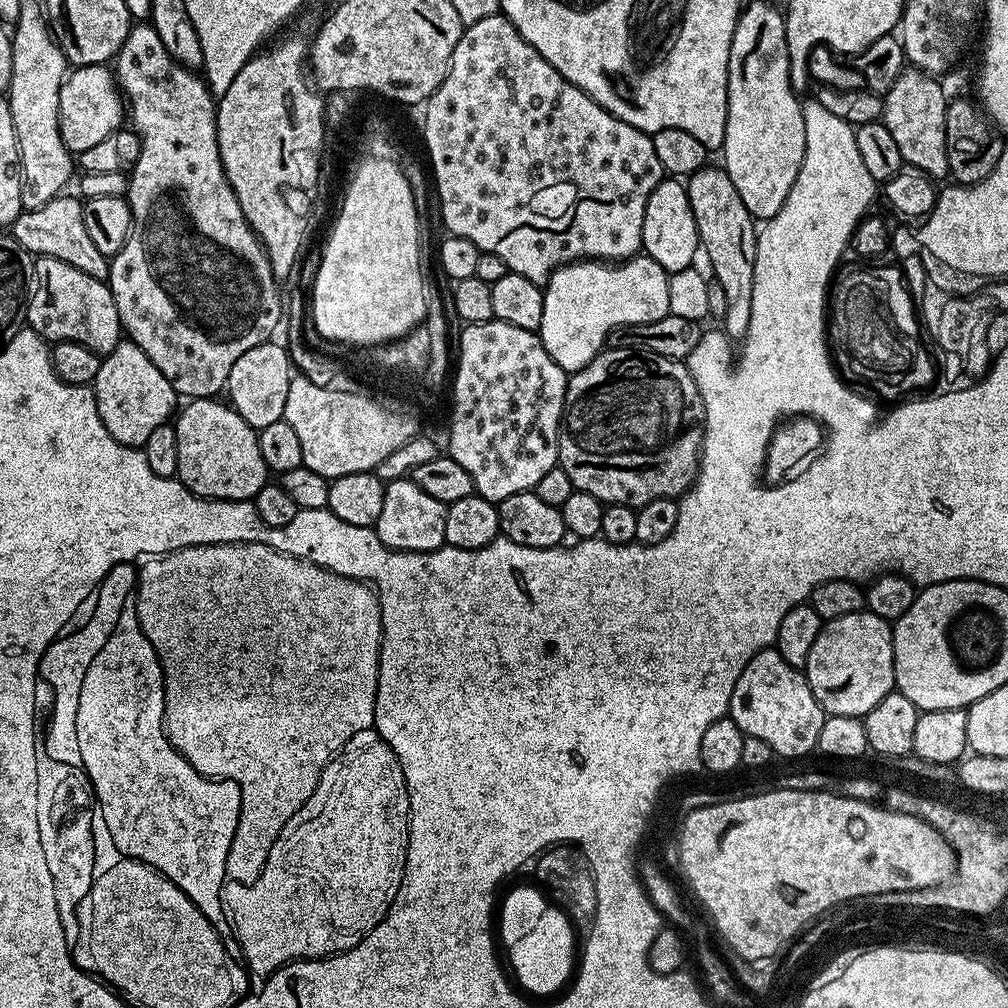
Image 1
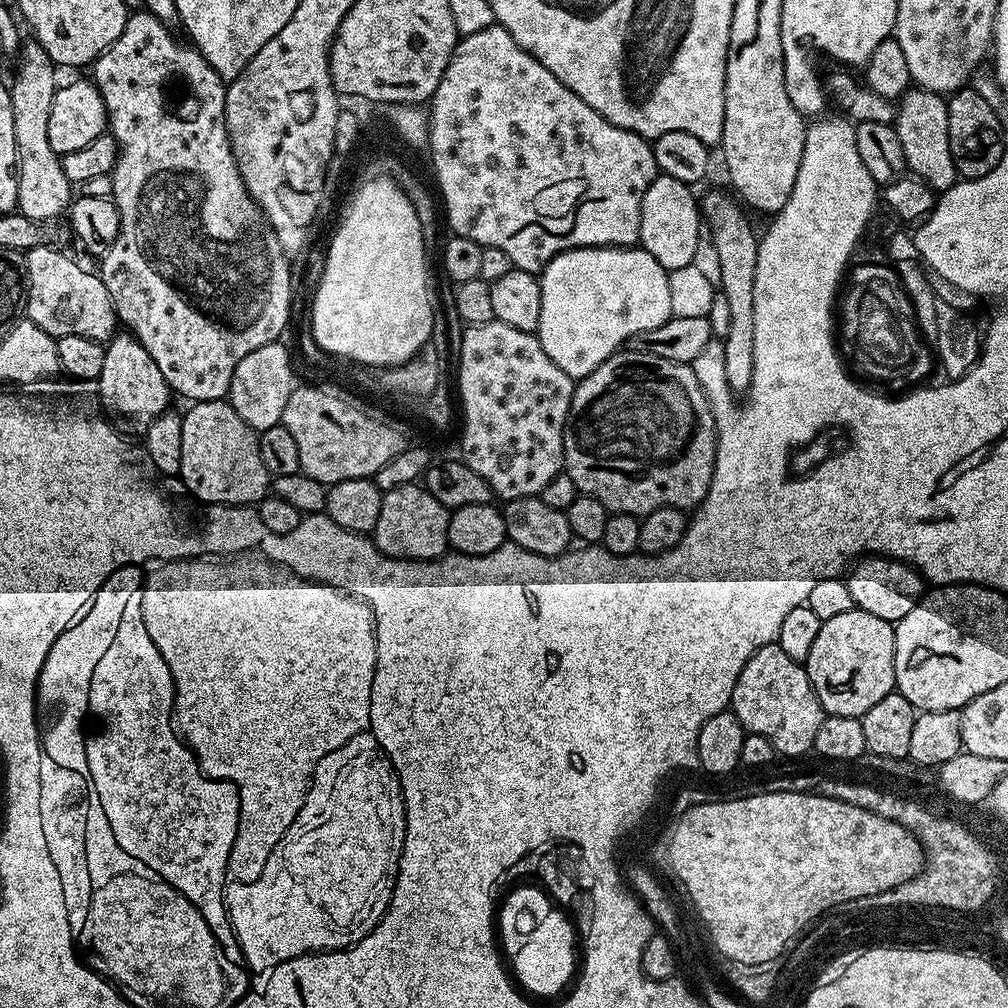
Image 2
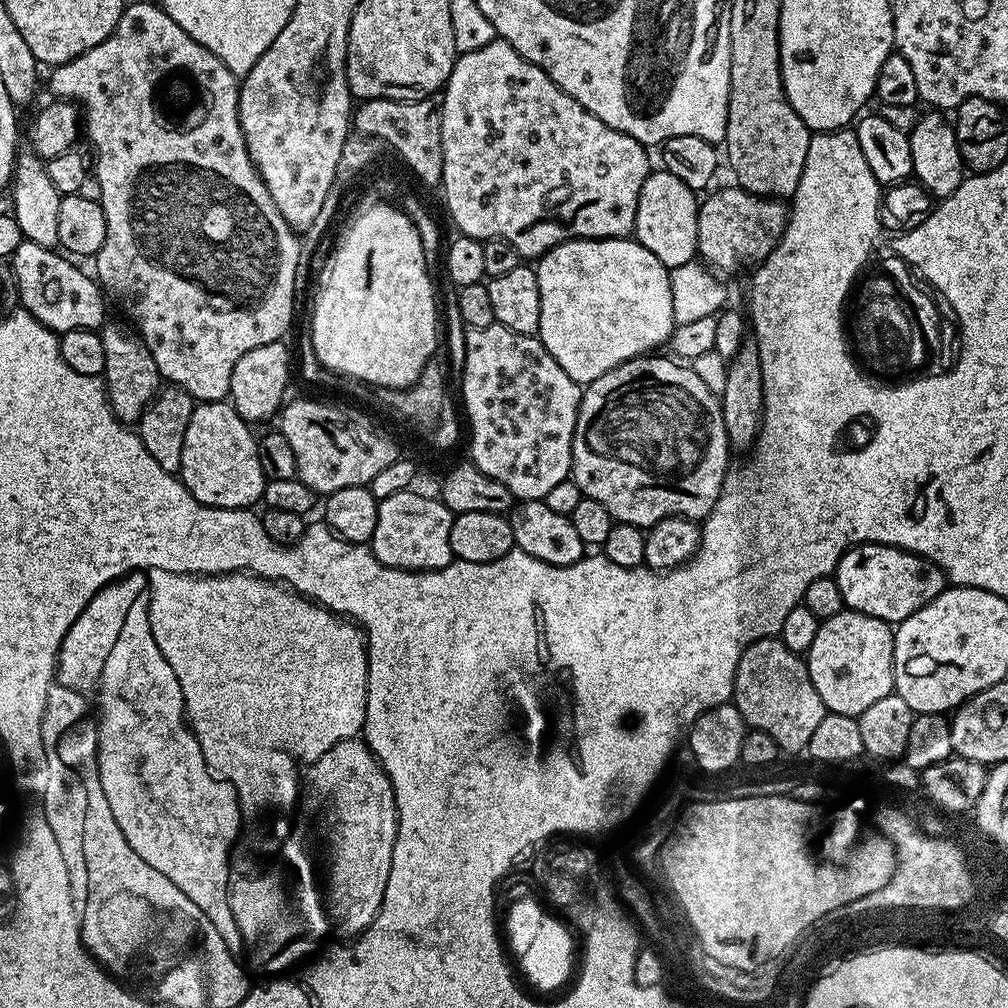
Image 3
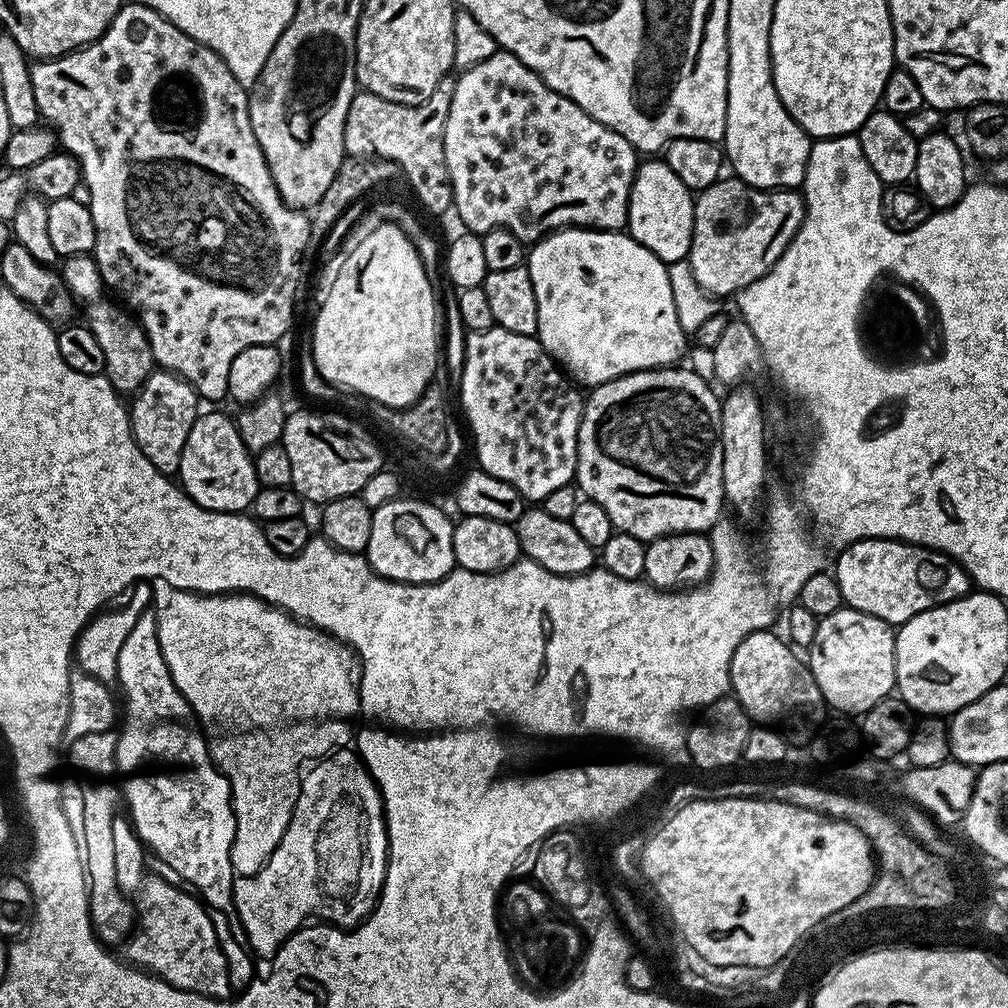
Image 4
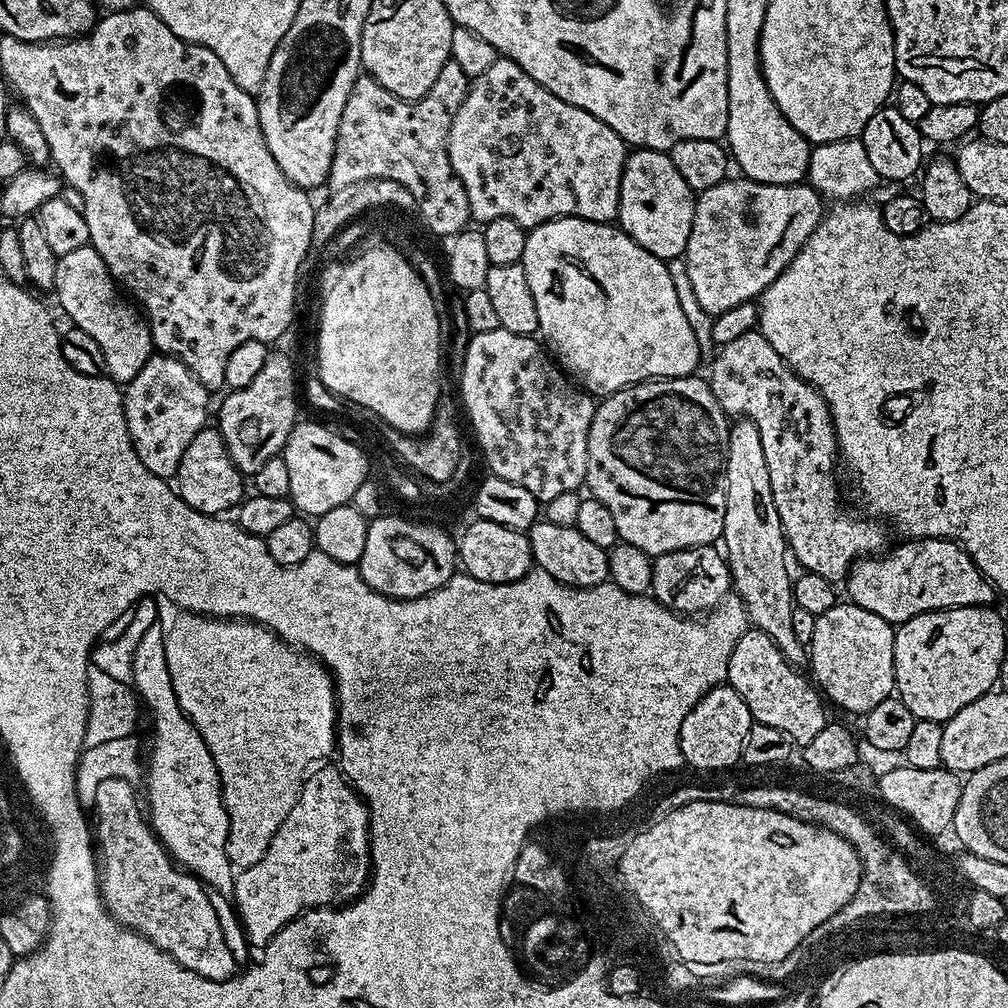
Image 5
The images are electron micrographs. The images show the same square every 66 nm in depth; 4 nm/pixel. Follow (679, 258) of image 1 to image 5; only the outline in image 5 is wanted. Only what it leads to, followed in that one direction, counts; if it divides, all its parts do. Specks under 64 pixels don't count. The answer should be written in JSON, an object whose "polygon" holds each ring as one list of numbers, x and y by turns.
{"polygon":[[653,148,629,151,622,170,616,214,619,227,634,243,665,262,683,257,695,209,696,196,686,186,682,174,678,174,668,152,656,152]]}

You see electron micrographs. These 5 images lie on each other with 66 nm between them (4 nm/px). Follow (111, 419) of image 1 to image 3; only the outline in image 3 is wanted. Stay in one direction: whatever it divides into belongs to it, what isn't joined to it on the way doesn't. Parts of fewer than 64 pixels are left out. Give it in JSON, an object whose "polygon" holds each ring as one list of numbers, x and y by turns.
{"polygon":[[108,322,99,329,102,347,106,349,106,366,102,379,106,385,108,405,111,406,116,419,125,426,132,426,148,409,157,392,161,391,162,377,158,366,154,366,154,358,139,332,135,327,124,324]]}

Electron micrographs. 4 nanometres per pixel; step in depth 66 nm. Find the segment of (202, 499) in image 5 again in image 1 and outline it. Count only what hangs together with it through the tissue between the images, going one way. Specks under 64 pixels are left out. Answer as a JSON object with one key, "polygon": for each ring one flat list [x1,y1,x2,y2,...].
{"polygon":[[192,398,185,403,188,404,185,408,183,405,179,409,178,415,174,420,174,427,178,434,178,470,176,471,176,476,195,496,202,496,206,500,252,500,258,494,258,490,262,490,262,486,269,483,270,480,270,473,266,462,262,462,262,450,258,450,257,429,251,428,231,406,225,403,223,399,221,400,220,398]]}

